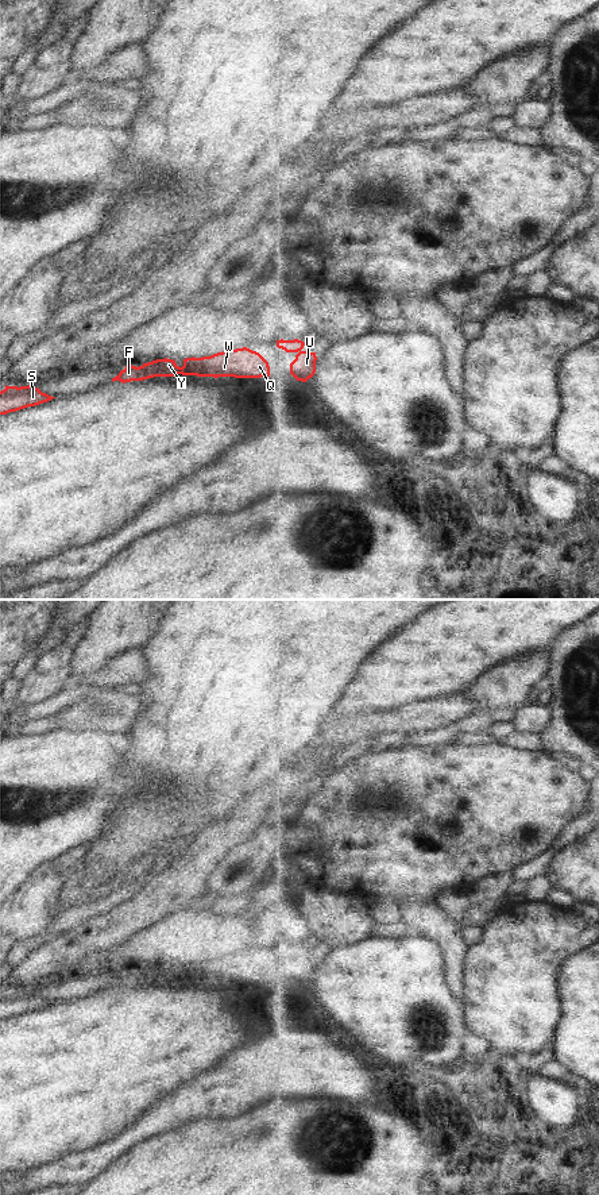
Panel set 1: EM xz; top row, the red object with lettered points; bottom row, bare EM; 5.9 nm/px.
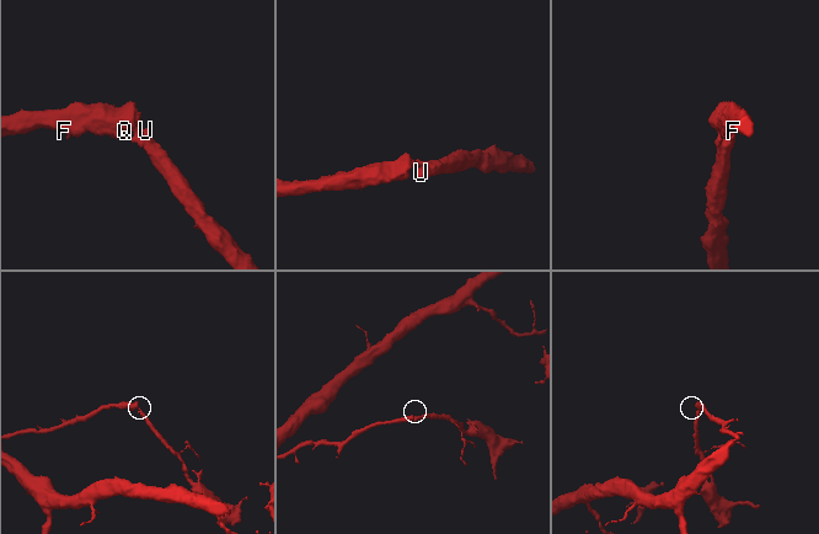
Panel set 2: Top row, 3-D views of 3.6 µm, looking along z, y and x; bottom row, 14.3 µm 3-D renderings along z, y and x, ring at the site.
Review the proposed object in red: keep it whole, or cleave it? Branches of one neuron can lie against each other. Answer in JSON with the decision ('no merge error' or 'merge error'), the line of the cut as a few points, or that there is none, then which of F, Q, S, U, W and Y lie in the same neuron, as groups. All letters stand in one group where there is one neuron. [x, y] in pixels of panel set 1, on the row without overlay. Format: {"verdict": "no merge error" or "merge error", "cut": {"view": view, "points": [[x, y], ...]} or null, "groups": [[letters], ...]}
{"verdict": "no merge error", "cut": null, "groups": [["F", "Q", "S", "U", "W", "Y"]]}

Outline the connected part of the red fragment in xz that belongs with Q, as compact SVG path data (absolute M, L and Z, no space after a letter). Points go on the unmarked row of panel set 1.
M247 952L225 955L202 963L186 963L179 972L173 964L156 964L136 972L128 968L113 986L123 988L143 986L154 982L197 980L197 982L235 982L260 983L270 982L268 967L256 956Z

